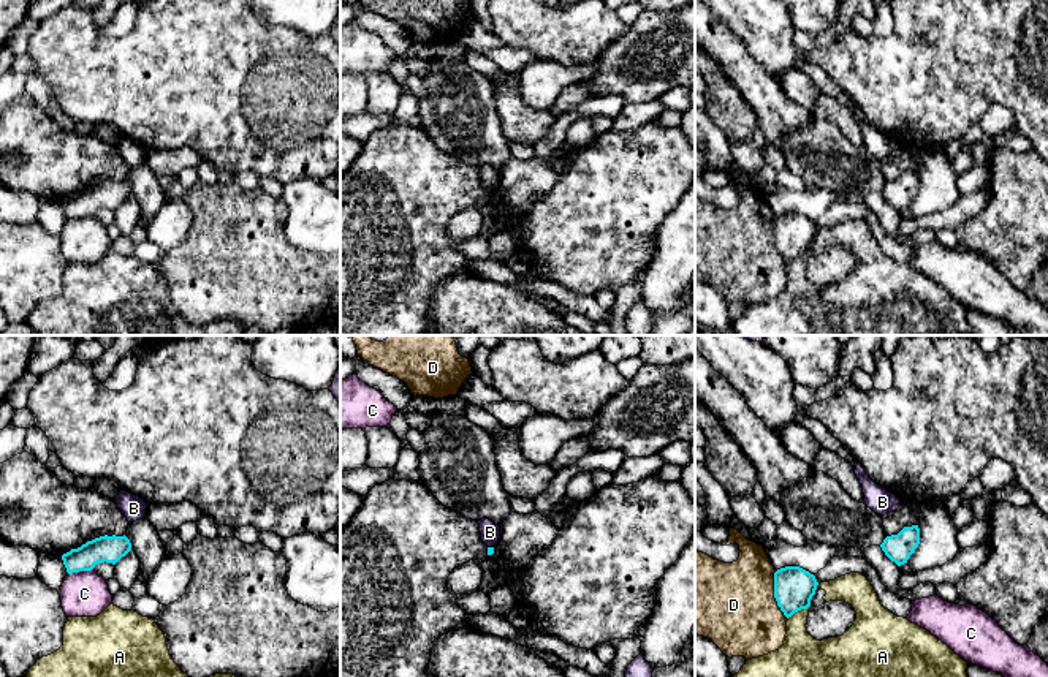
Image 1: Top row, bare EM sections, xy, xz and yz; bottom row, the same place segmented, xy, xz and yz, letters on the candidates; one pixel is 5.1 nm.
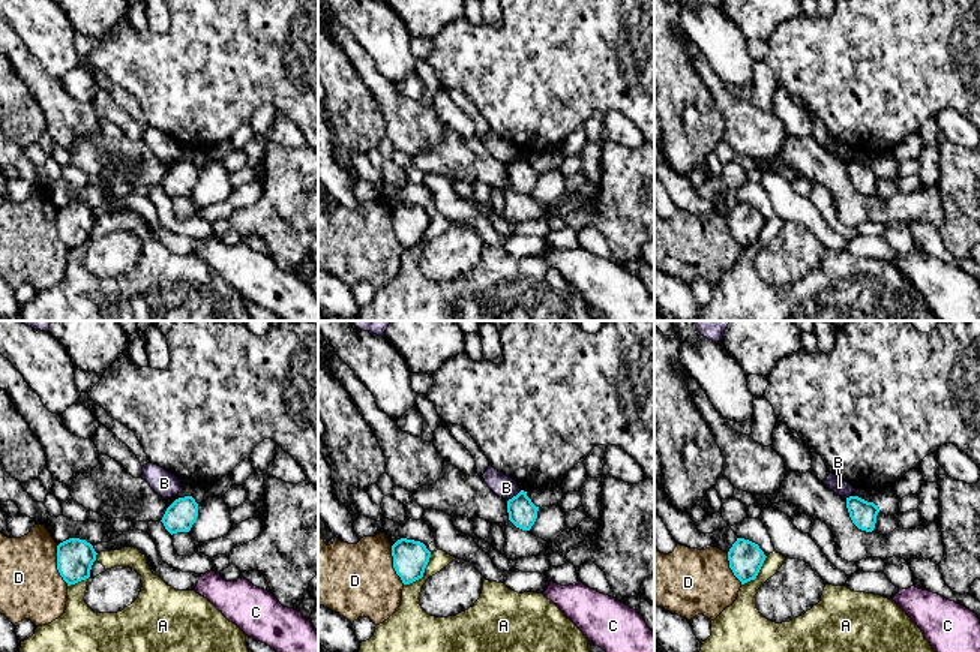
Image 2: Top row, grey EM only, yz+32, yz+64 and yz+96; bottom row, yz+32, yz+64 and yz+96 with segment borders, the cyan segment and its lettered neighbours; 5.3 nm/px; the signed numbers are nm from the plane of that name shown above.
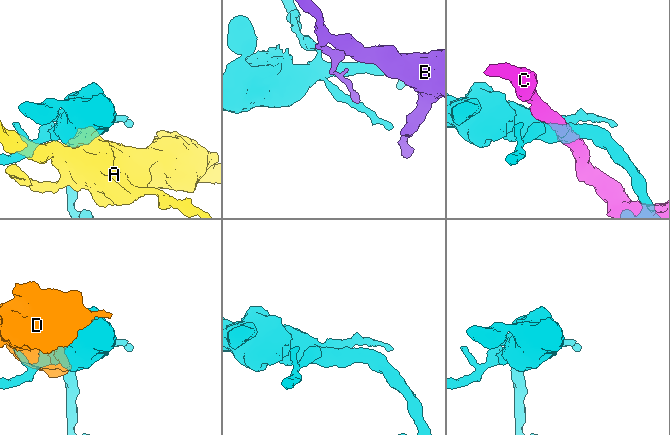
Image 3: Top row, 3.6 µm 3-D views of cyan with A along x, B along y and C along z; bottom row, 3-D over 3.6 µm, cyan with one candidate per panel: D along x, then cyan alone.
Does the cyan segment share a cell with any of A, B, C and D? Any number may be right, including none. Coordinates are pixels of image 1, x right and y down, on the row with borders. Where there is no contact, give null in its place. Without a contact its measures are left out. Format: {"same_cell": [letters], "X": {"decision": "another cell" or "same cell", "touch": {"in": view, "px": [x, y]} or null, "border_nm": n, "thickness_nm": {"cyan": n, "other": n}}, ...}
{"same_cell": [], "A": {"decision": "another cell", "touch": {"in": "yz", "px": [798, 609]}, "border_nm": 140, "thickness_nm": {"cyan": 200, "other": 220}}, "B": {"decision": "another cell", "touch": {"in": "xz", "px": [491, 548]}, "border_nm": 30, "thickness_nm": {"cyan": 30, "other": 100}}, "C": {"decision": "another cell", "touch": {"in": "xy", "px": [79, 570]}, "border_nm": 130, "thickness_nm": {"cyan": 140, "other": 240}}, "D": {"decision": "another cell", "touch": {"in": "yz", "px": [774, 595]}, "border_nm": 260, "thickness_nm": {"cyan": 200, "other": 420}}}

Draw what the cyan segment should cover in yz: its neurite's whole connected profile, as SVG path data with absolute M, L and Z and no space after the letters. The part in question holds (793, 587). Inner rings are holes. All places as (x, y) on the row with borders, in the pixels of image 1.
M785 566L774 573L774 598L788 618L801 609L811 606L817 590L817 579L799 566Z

